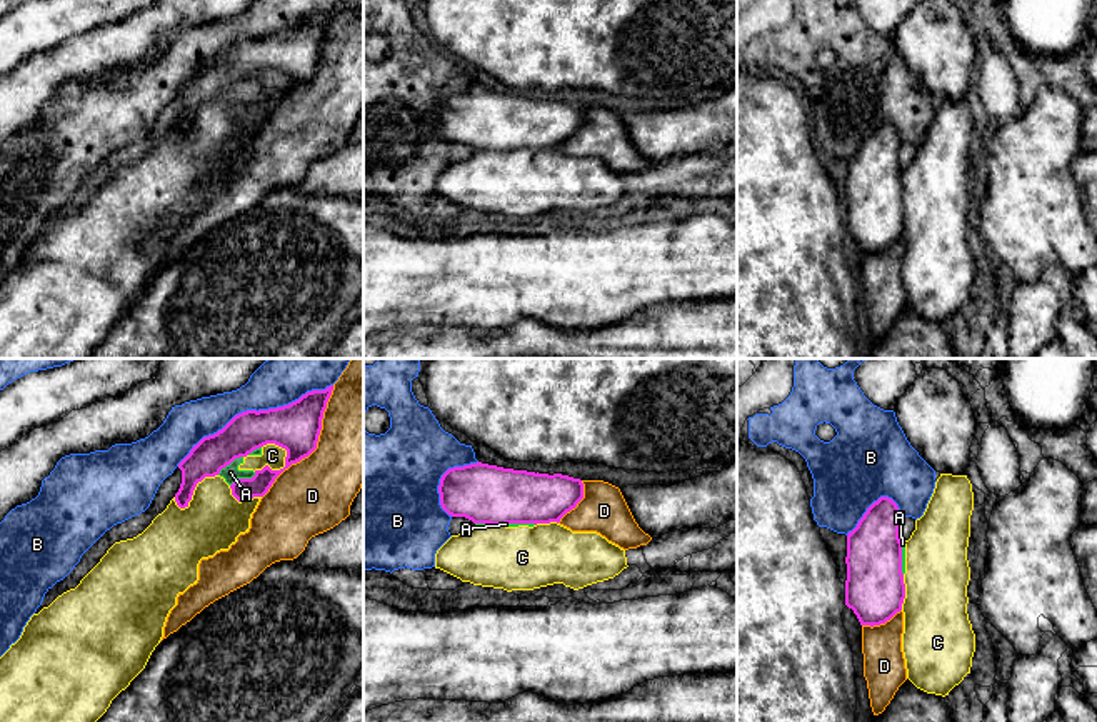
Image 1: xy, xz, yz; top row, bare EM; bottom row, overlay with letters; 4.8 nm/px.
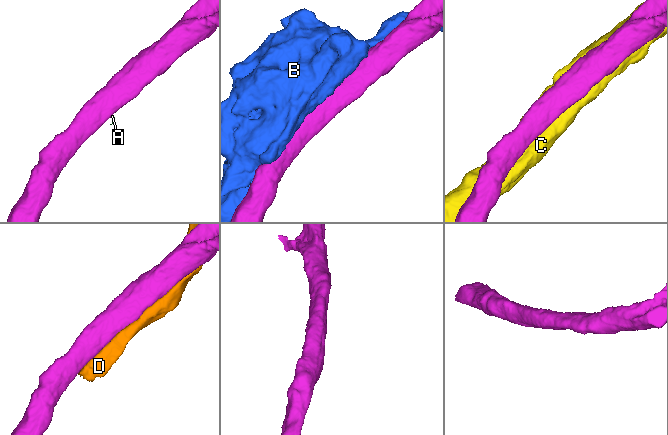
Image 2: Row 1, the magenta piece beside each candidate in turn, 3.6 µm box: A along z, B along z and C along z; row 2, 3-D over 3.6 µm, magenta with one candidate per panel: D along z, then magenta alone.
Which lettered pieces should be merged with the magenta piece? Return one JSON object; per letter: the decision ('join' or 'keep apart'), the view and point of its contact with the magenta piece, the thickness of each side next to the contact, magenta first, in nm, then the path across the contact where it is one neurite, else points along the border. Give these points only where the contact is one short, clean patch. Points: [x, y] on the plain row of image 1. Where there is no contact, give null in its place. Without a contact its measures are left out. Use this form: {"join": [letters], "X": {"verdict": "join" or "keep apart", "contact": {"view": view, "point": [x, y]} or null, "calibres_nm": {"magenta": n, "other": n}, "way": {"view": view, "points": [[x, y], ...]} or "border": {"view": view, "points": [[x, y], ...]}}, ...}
{"join": [], "A": {"verdict": "keep apart", "contact": {"view": "xy", "point": [229, 90]}, "calibres_nm": {"magenta": 190, "other": 80}}, "B": {"verdict": "keep apart", "contact": {"view": "xy", "point": [254, 37]}, "calibres_nm": {"magenta": 240, "other": 180}}, "C": {"verdict": "keep apart", "contact": {"view": "xy", "point": [275, 97]}, "calibres_nm": {"magenta": 240, "other": 110}}, "D": {"verdict": "keep apart", "contact": {"view": "xy", "point": [315, 72]}, "calibres_nm": {"magenta": 240, "other": 420}}}

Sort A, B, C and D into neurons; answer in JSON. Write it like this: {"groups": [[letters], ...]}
{"groups": [["A", "C"], ["B"], ["D"]]}

